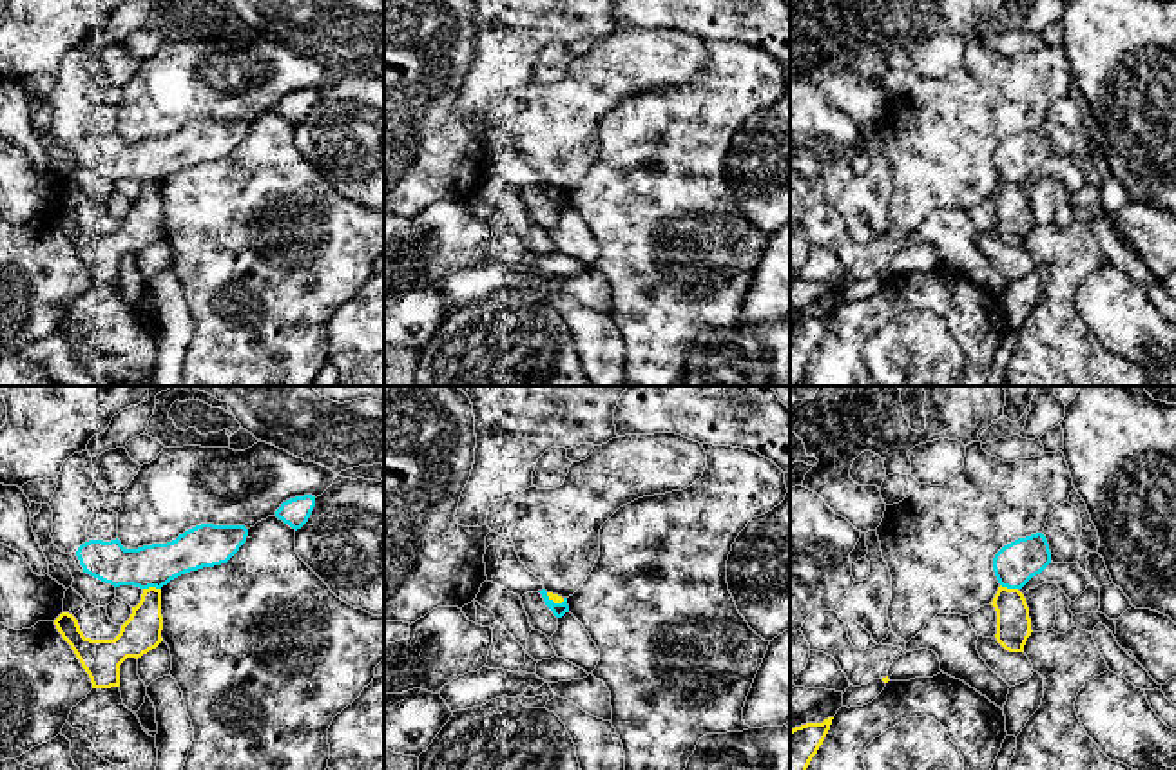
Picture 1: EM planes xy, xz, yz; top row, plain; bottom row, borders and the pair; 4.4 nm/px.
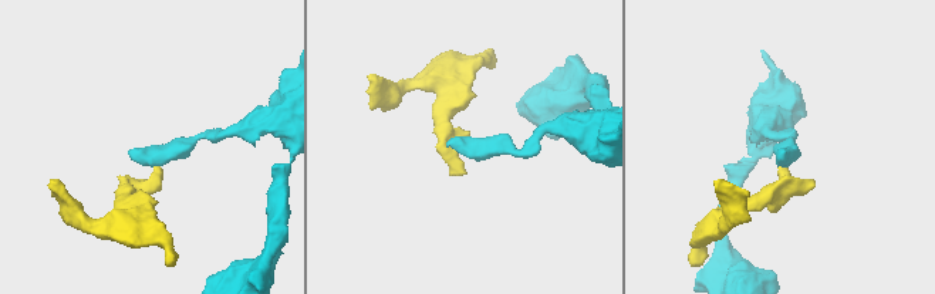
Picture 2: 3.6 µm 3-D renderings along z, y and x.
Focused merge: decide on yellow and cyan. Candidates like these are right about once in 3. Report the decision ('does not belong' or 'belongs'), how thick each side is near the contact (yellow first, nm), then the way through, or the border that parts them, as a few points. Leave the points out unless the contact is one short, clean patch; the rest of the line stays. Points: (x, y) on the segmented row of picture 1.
does not belong | 170/190 nm | along xy (160, 587), (144, 589)

